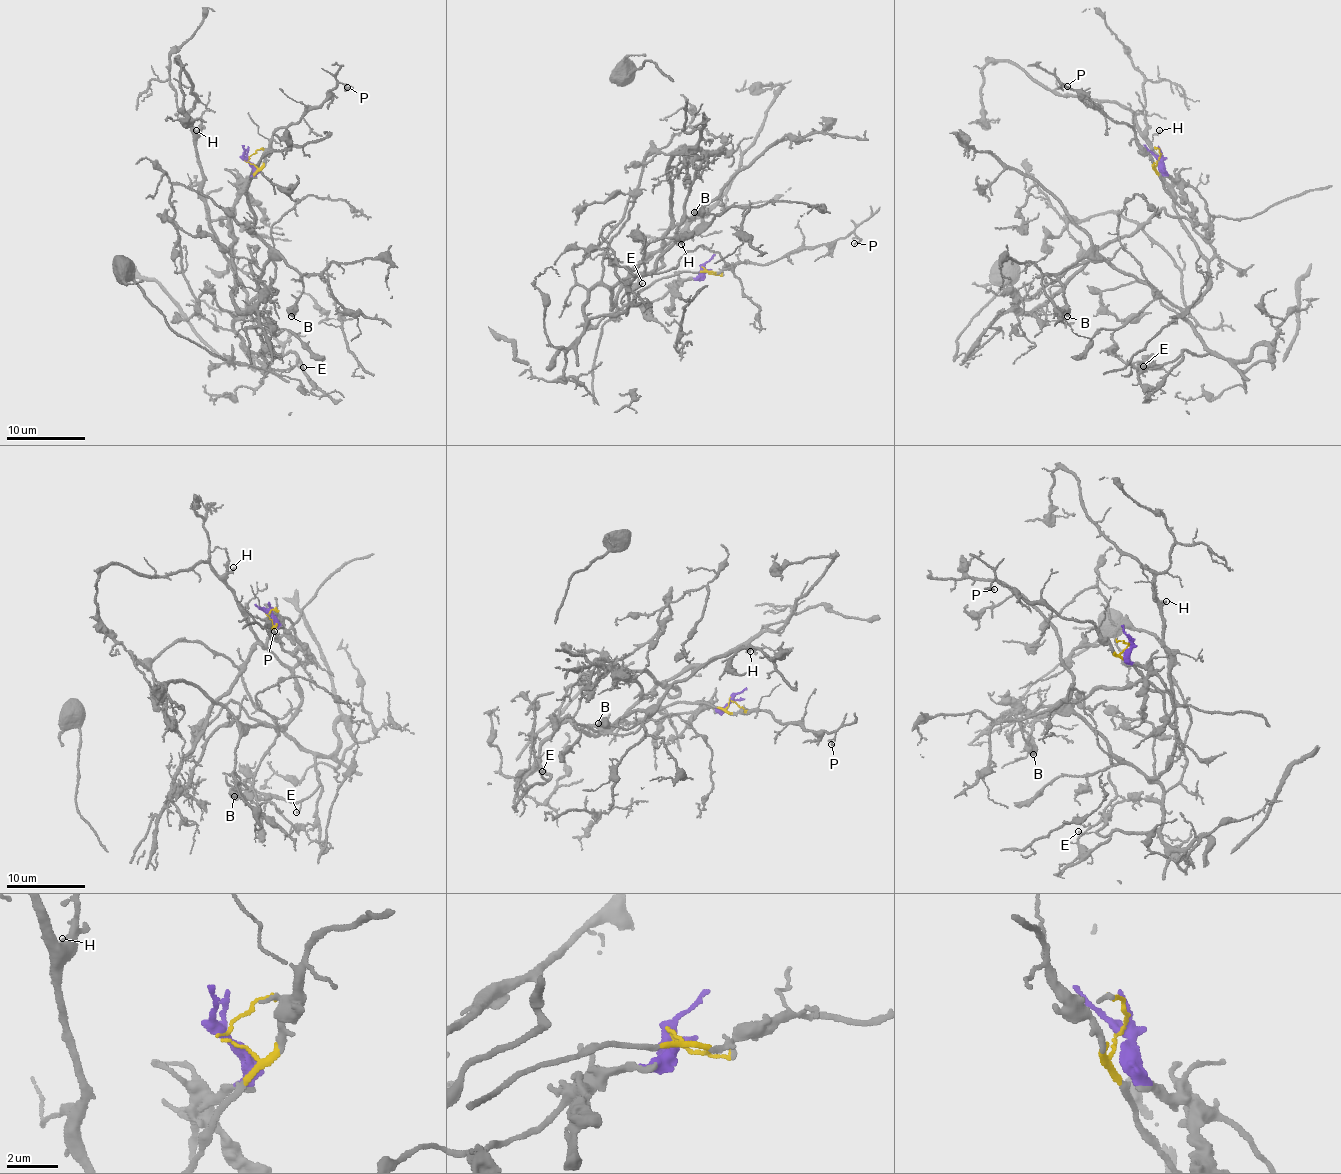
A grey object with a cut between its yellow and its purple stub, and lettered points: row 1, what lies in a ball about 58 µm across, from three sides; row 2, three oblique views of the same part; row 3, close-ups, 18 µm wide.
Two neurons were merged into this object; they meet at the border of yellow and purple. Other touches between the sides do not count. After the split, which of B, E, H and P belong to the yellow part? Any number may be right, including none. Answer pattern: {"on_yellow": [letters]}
{"on_yellow": ["B", "E", "H", "P"]}

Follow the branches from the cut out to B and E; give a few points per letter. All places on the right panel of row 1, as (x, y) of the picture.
B: (1157, 159), (1165, 192), (1212, 248), (1207, 289), (1180, 309), (1100, 257), (1083, 257), (1059, 275), (1067, 316)
E: (1157, 159), (1165, 192), (1214, 252), (1207, 289), (1184, 317), (1210, 352), (1143, 366)

